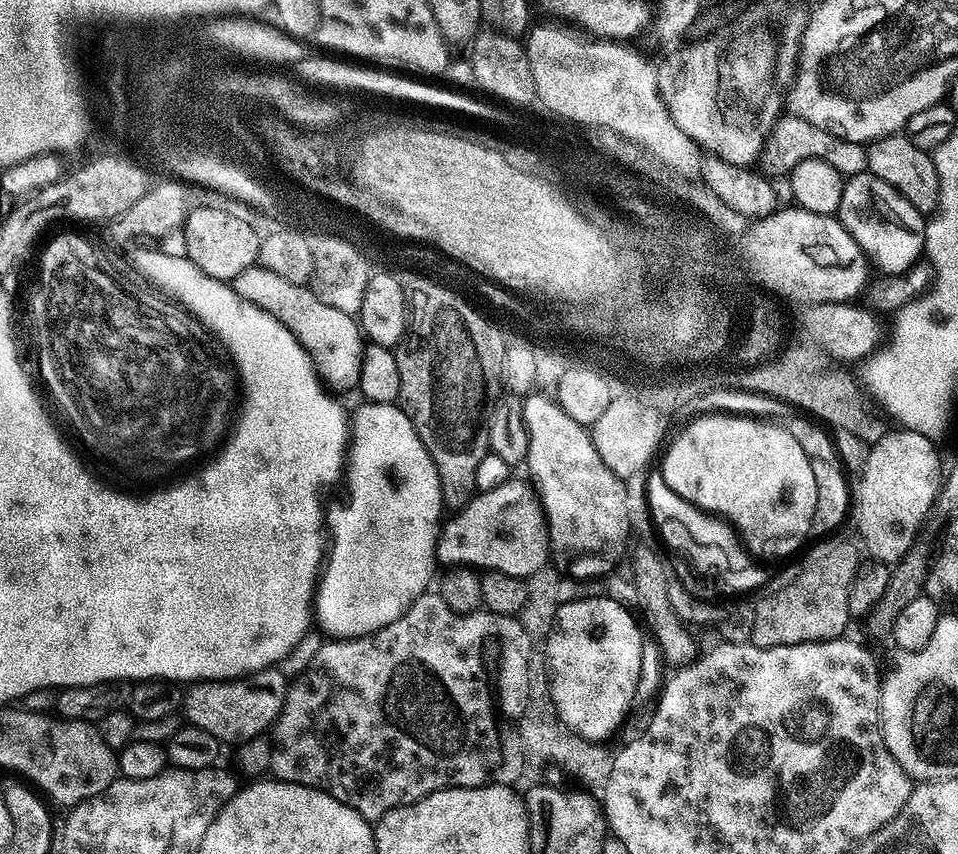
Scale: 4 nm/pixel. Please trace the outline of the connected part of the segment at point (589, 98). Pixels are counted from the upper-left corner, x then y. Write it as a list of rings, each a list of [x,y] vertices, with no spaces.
[[[552,22],[556,24],[540,24],[529,27],[526,33],[526,51],[528,53],[528,61],[530,62],[530,74],[534,76],[534,86],[536,87],[536,100],[547,101],[548,105],[552,105],[557,112],[564,112],[567,116],[575,116],[579,120],[589,120],[597,122],[598,126],[611,126],[618,128],[623,133],[628,133],[628,136],[635,136],[637,141],[643,141],[643,145],[648,144],[650,148],[660,152],[668,160],[679,160],[681,157],[681,150],[690,152],[695,146],[692,138],[687,136],[684,131],[678,126],[678,122],[674,122],[674,118],[670,118],[670,110],[664,104],[663,98],[660,96],[658,90],[658,74],[656,73],[657,65],[651,64],[642,53],[636,48],[631,48],[633,45],[628,42],[621,42],[618,40],[606,40],[603,38],[593,38],[589,33],[581,30],[576,26],[569,26],[564,22]]]

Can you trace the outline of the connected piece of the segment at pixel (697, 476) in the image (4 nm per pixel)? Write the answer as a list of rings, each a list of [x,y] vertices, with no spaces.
[[[707,414],[698,415],[676,436],[676,441],[668,448],[668,453],[664,456],[664,465],[659,465],[658,471],[664,476],[666,484],[675,494],[685,499],[686,502],[698,508],[703,513],[711,514],[722,521],[727,522],[740,539],[741,544],[753,557],[758,556],[788,556],[804,539],[809,539],[812,530],[812,519],[814,518],[814,502],[817,501],[817,487],[814,486],[814,472],[812,461],[803,453],[787,430],[779,428],[772,422],[765,422],[759,418],[749,418],[745,415],[729,414]]]

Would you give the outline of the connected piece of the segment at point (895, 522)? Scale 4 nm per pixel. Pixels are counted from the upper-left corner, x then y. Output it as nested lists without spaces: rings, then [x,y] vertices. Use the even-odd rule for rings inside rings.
[[[903,426],[897,427],[897,432],[885,431],[868,449],[865,469],[862,470],[854,484],[854,503],[850,512],[856,516],[856,532],[860,535],[859,543],[863,551],[871,559],[882,564],[895,566],[904,559],[907,552],[913,551],[916,531],[924,520],[924,515],[937,503],[942,487],[942,468],[940,472],[940,456],[936,453],[933,437],[923,436],[914,430]]]

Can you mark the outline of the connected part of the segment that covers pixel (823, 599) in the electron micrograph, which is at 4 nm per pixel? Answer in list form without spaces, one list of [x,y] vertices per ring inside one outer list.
[[[836,538],[819,541],[820,552],[816,552],[816,560],[808,564],[808,572],[800,576],[800,584],[792,584],[792,588],[788,588],[788,592],[780,592],[780,596],[764,594],[761,595],[761,600],[755,601],[756,613],[751,643],[760,648],[794,646],[838,640],[847,633],[844,631],[850,623],[848,591],[850,582],[854,582],[854,574],[860,569],[862,552],[855,543],[852,545],[848,540],[832,539]]]

